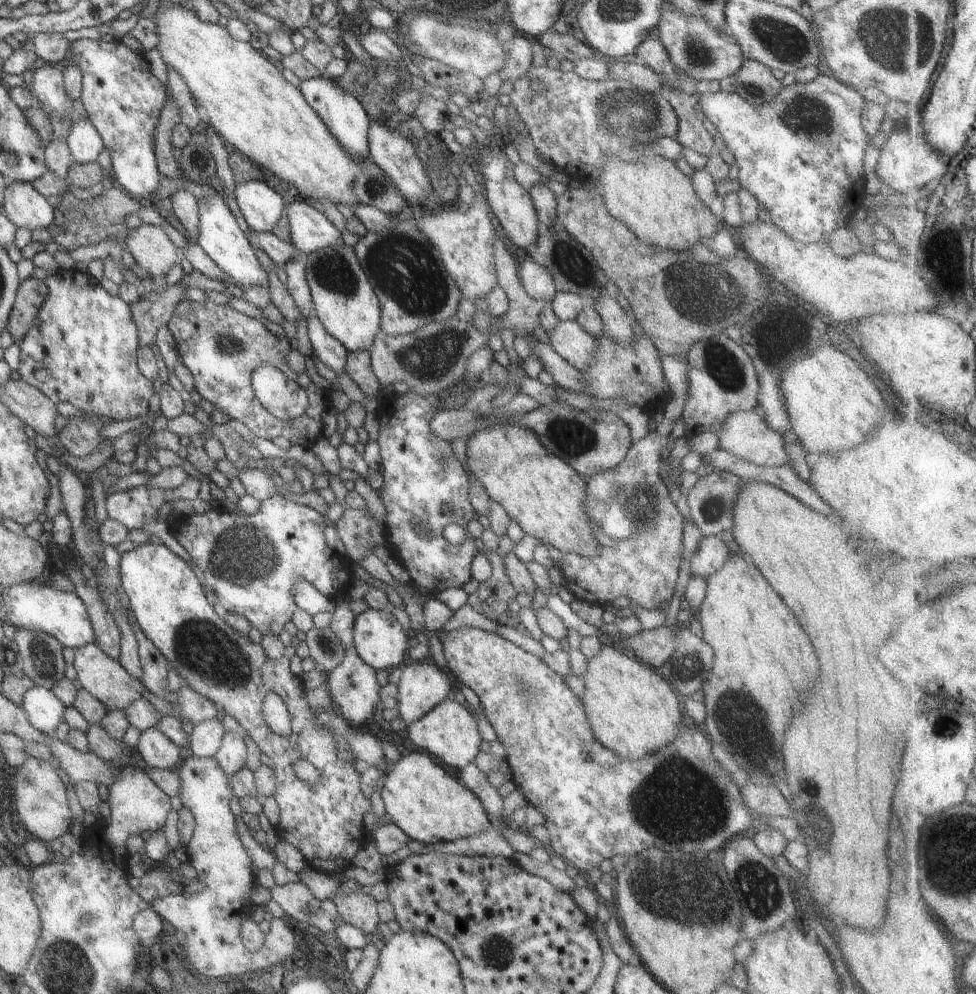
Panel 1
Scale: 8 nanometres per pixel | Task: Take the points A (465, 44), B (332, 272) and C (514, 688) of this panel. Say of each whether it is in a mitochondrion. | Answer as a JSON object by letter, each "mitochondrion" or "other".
{"A":"mitochondrion","B":"mitochondrion","C":"mitochondrion"}

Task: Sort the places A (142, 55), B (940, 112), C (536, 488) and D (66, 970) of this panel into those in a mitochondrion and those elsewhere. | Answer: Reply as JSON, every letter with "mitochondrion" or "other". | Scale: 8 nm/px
{"A":"other","B":"other","C":"other","D":"mitochondrion"}

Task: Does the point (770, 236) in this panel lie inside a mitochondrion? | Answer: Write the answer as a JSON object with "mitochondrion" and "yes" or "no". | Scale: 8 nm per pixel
{"mitochondrion":"no"}

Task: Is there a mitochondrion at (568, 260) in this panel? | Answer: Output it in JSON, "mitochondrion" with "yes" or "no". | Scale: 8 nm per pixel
{"mitochondrion":"yes"}

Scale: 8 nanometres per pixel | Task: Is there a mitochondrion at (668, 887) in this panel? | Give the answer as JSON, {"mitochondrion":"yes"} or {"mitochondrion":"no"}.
{"mitochondrion":"yes"}

